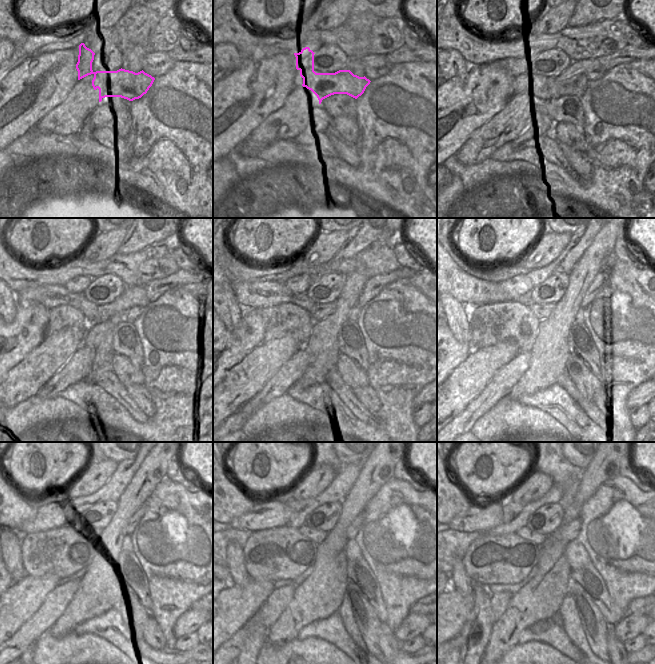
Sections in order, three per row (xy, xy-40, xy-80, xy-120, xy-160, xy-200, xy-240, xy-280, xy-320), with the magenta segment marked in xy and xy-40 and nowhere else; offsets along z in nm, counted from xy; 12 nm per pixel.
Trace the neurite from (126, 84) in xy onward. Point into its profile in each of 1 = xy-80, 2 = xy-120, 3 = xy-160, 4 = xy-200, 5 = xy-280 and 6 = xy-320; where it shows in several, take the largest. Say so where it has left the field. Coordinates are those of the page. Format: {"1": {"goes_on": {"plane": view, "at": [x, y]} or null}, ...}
{"1": {"goes_on": {"plane": "xy-80", "at": [543, 88]}}, "2": {"goes_on": {"plane": "xy-120", "at": [50, 296]}}, "3": {"goes_on": {"plane": "xy-160", "at": [249, 294]}}, "4": {"goes_on": {"plane": "xy-200", "at": [468, 290]}}, "5": {"goes_on": {"plane": "xy-280", "at": [233, 503]}}, "6": {"goes_on": {"plane": "xy-320", "at": [457, 501]}}}

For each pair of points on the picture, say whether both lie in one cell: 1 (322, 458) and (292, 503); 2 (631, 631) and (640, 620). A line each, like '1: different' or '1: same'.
1: different
2: same

